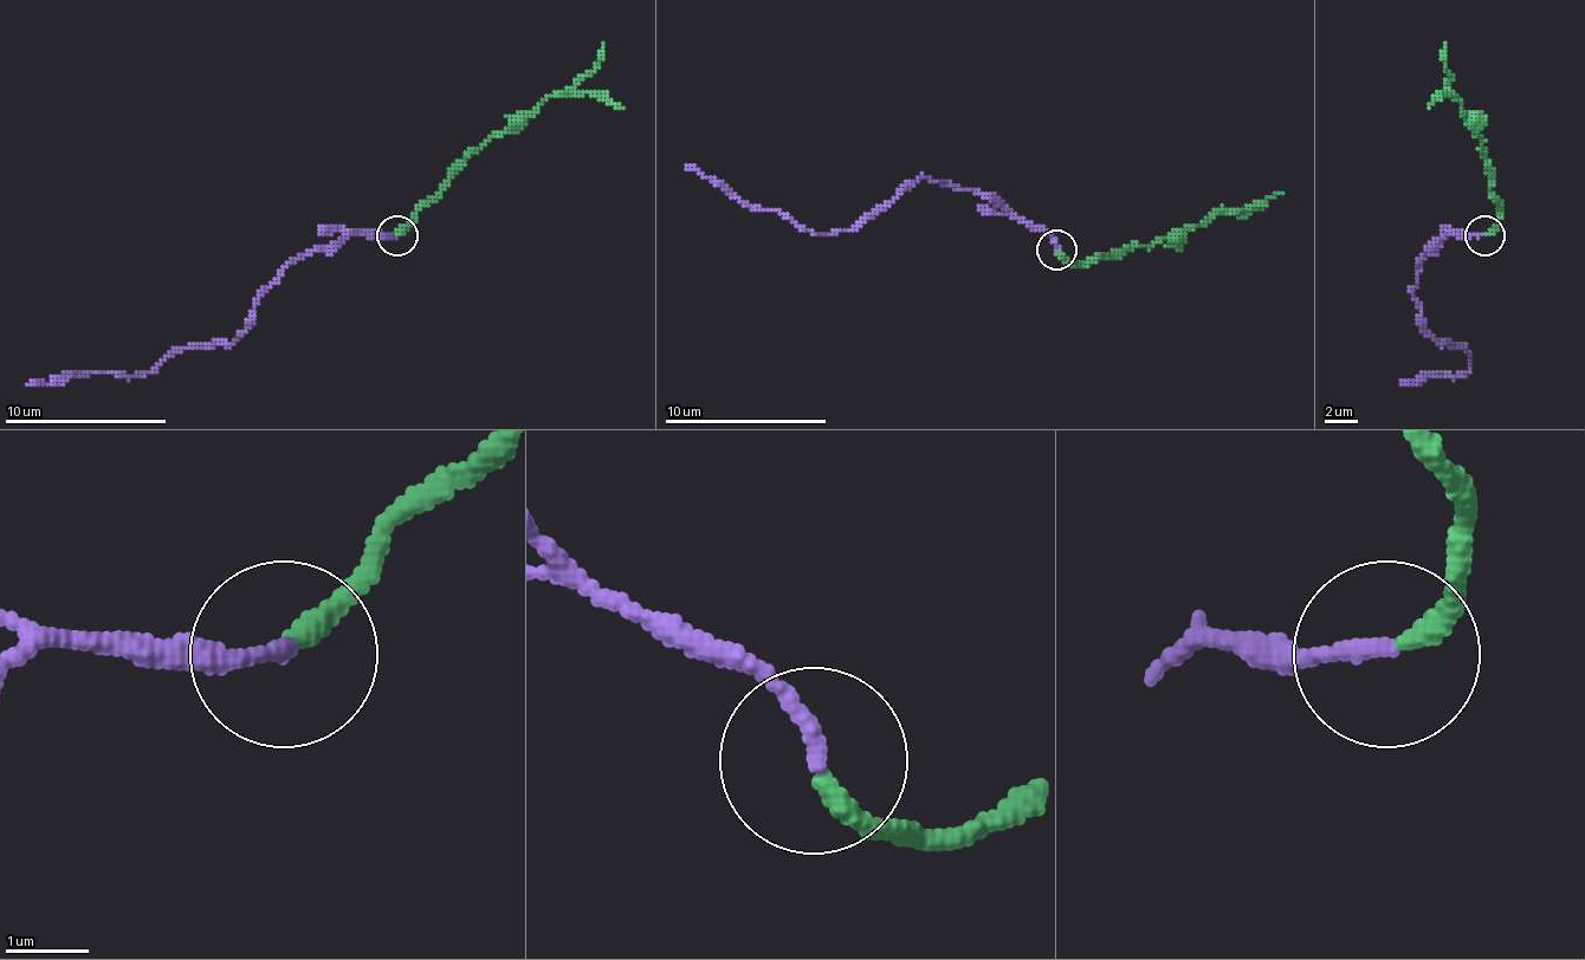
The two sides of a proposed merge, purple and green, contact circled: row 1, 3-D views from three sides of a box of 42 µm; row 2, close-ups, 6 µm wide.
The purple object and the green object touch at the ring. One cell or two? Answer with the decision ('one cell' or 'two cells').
two cells

